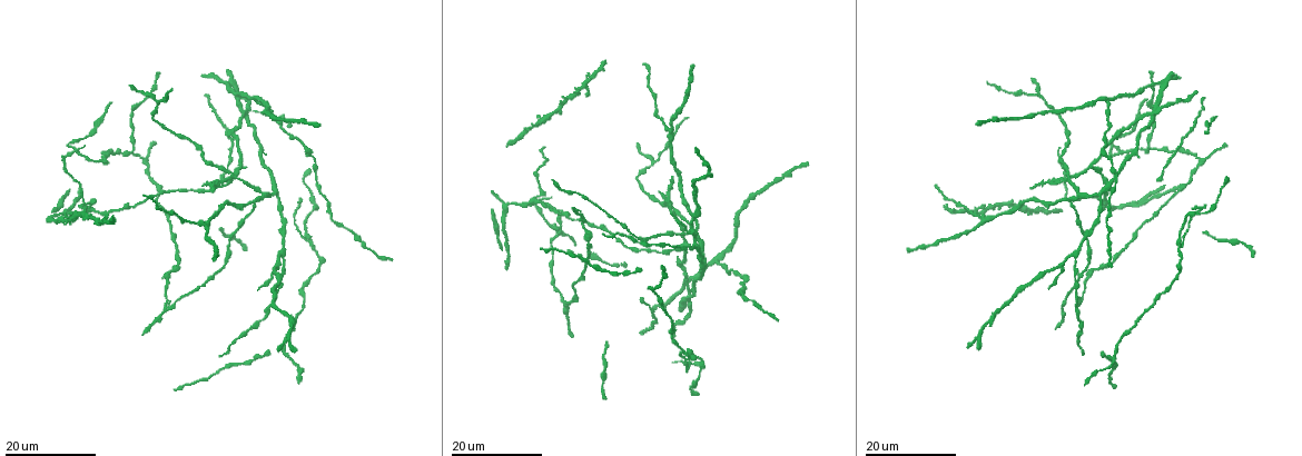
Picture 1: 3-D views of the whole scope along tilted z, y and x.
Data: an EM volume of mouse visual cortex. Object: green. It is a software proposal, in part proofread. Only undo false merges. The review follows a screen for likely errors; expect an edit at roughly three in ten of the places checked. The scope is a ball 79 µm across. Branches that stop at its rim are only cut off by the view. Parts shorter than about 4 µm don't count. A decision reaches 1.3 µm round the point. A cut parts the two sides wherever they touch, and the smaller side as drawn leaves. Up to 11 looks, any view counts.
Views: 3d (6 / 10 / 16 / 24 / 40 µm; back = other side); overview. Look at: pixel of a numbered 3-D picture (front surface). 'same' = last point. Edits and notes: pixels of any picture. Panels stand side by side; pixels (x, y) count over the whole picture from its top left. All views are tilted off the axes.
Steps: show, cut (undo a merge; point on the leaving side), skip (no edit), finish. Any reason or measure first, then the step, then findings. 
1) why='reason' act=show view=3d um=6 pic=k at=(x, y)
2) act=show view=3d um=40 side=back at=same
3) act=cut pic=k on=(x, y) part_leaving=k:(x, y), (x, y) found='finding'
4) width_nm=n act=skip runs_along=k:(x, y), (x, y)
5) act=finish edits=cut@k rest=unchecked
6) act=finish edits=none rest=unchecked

why='two arms in line, one across' act=show view=3d um=24 pic=1 at=(1151, 112)

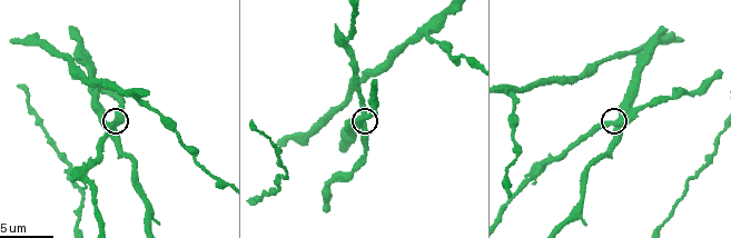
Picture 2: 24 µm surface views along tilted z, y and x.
act=show view=3d um=10 pic=2 at=(617, 120)

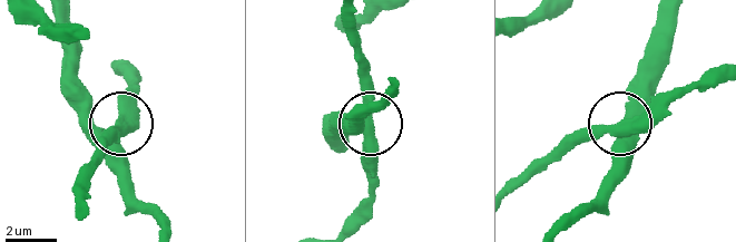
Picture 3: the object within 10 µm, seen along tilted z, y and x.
act=skip found='continuous, no second cell'

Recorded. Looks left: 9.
act=show view=3d um=16 pic=1 at=(541, 166)

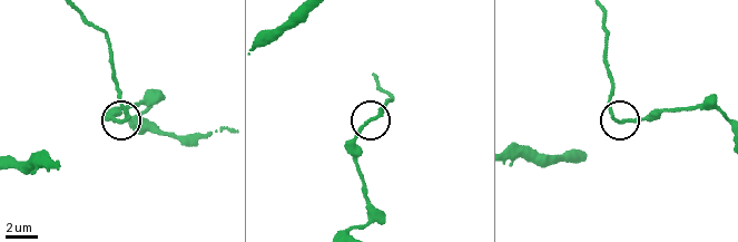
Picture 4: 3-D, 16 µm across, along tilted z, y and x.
act=show view=3d um=6 pic=4 at=(120, 119)

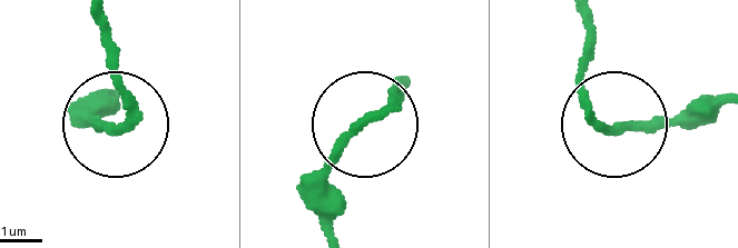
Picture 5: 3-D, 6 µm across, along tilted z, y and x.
act=cut pic=5 on=(109, 55) part_leaving=5:(130, 112), (102, 20) found='two cells meet here'

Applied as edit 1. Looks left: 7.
why='redraw' act=show view=overview

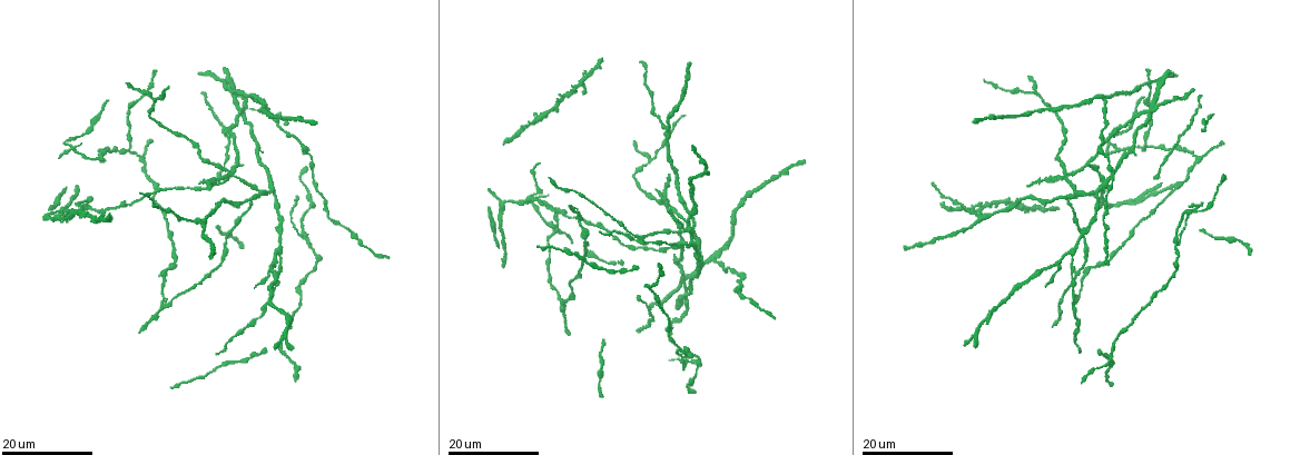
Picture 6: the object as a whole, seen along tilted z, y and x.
act=show view=3d um=16 pic=6 at=(1149, 147)

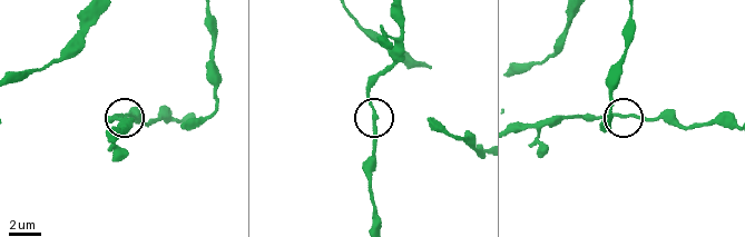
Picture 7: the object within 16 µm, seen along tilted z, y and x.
act=show view=3d um=10 pic=7 at=(620, 114)

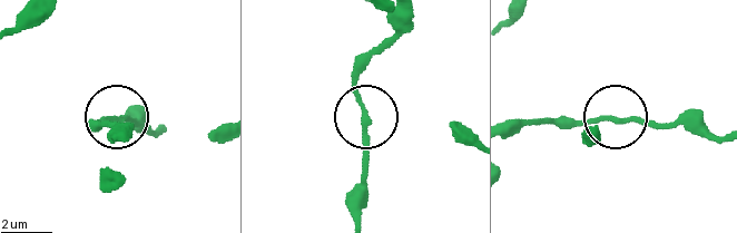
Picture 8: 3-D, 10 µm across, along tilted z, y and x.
act=skip runs_along=8:(718, 136), (694, 123), (543, 120) found='all the same cell'

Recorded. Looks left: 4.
act=show view=3d um=24 pic=6 at=(86, 204)

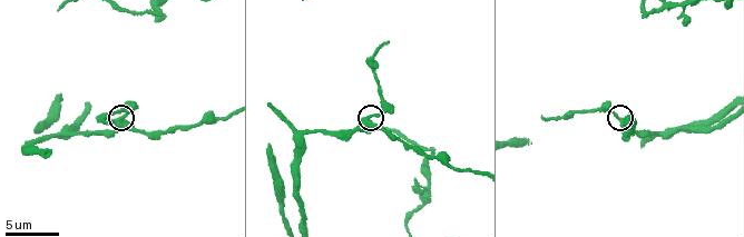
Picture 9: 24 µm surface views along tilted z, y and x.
act=show view=3d um=6 pic=9 at=(621, 119)

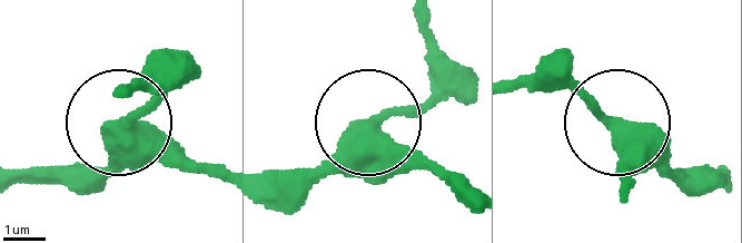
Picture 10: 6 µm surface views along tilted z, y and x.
width_nm=400 act=skip runs_along=10:(633, 174), (642, 161), (626, 127), (704, 190) found='continuous, no second cell'

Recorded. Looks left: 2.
why='three arms meet' act=show view=3d um=16 pic=6 at=(204, 223)

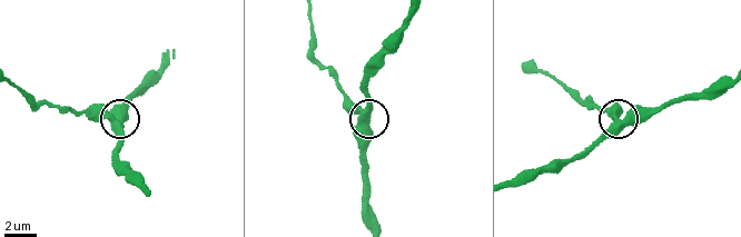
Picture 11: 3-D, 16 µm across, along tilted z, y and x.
why='closer look' act=show view=3d um=10 pic=11 at=(615, 123)

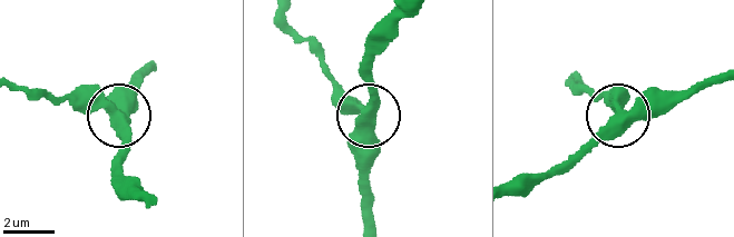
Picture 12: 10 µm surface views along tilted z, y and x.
act=skip runs_along=12:(723, 73), (681, 90), (651, 91), (563, 164) found='continuous, no second cell'

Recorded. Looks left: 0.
act=finish edits=cut@5 rest=unchecked

